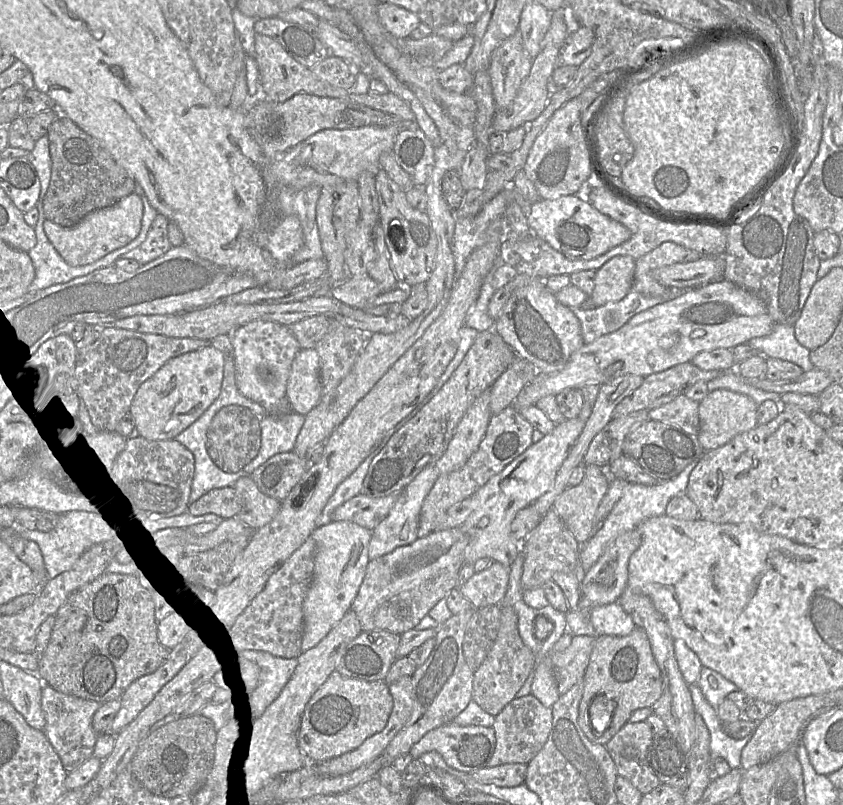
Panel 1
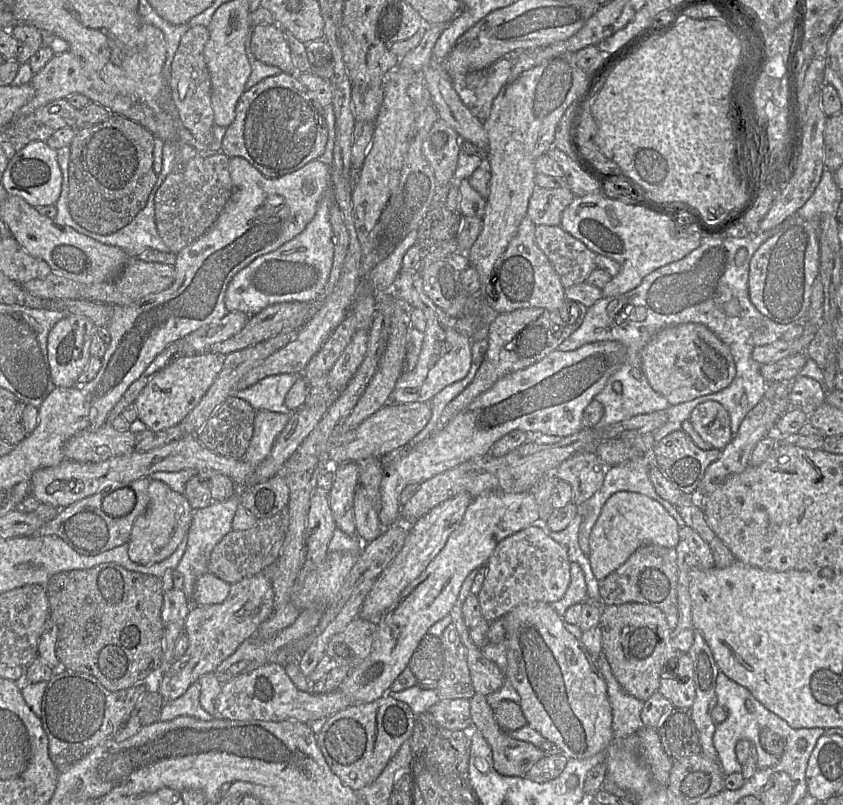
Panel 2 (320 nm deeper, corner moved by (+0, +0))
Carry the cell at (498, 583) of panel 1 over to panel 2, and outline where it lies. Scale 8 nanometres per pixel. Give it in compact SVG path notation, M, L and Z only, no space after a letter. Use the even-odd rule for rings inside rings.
M541 524L531 525L505 538L494 549L488 560L488 570L478 594L483 618L489 623L503 618L511 610L525 604L554 603L563 598L571 580L571 562L567 550L551 538Z

